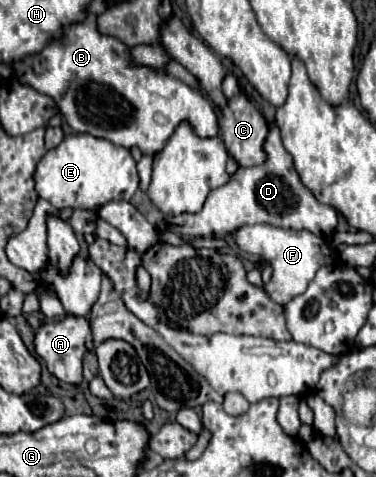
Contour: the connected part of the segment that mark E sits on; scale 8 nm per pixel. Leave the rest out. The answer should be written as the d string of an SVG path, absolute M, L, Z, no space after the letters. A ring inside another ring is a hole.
M74 133L68 135L58 147L50 149L38 163L36 173L34 173L34 181L36 181L36 193L38 197L46 199L52 203L54 209L92 209L96 211L102 203L108 201L130 201L130 197L136 193L138 189L138 173L136 173L136 161L132 159L130 151L112 143L106 143L106 139L94 139L92 135L82 135L82 133Z

